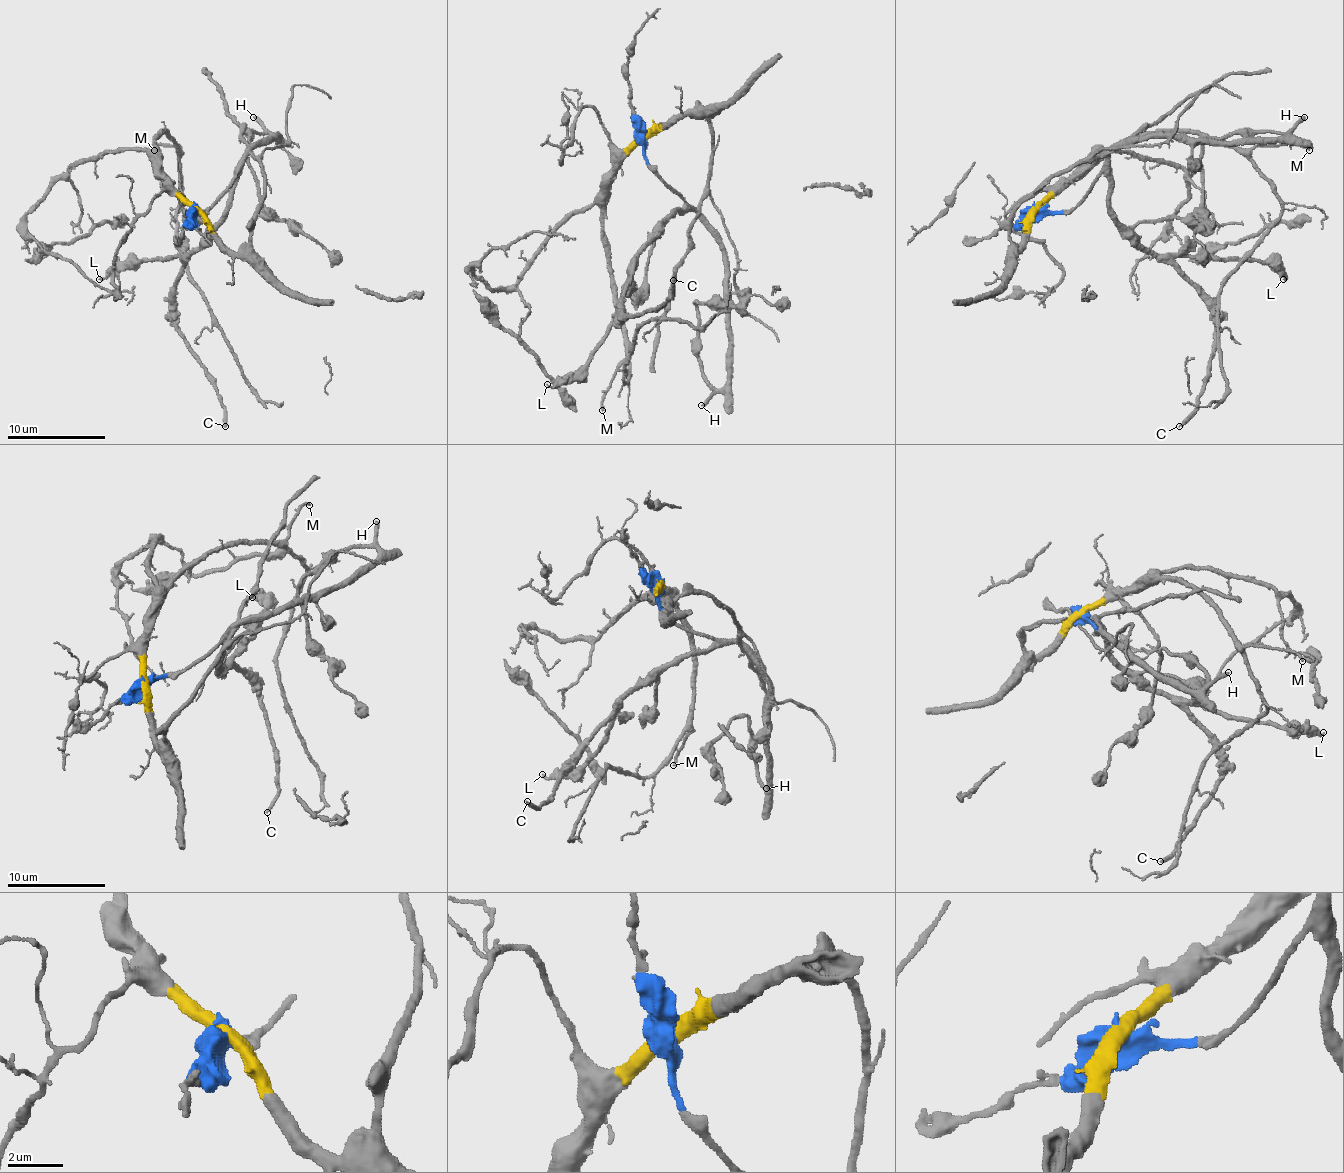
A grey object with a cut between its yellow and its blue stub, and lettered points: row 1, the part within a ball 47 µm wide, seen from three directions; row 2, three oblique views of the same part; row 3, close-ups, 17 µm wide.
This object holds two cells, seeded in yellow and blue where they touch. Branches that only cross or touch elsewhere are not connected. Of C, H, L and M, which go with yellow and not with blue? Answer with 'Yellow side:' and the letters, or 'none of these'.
Yellow side: M

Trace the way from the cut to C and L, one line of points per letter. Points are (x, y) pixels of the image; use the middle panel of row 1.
C: (644, 135), (644, 160), (684, 209), (637, 258), (622, 312), (659, 307), (671, 295), (674, 280)
L: (644, 135), (644, 160), (684, 209), (676, 211), (634, 261), (617, 320), (593, 356), (551, 386), (546, 383)

